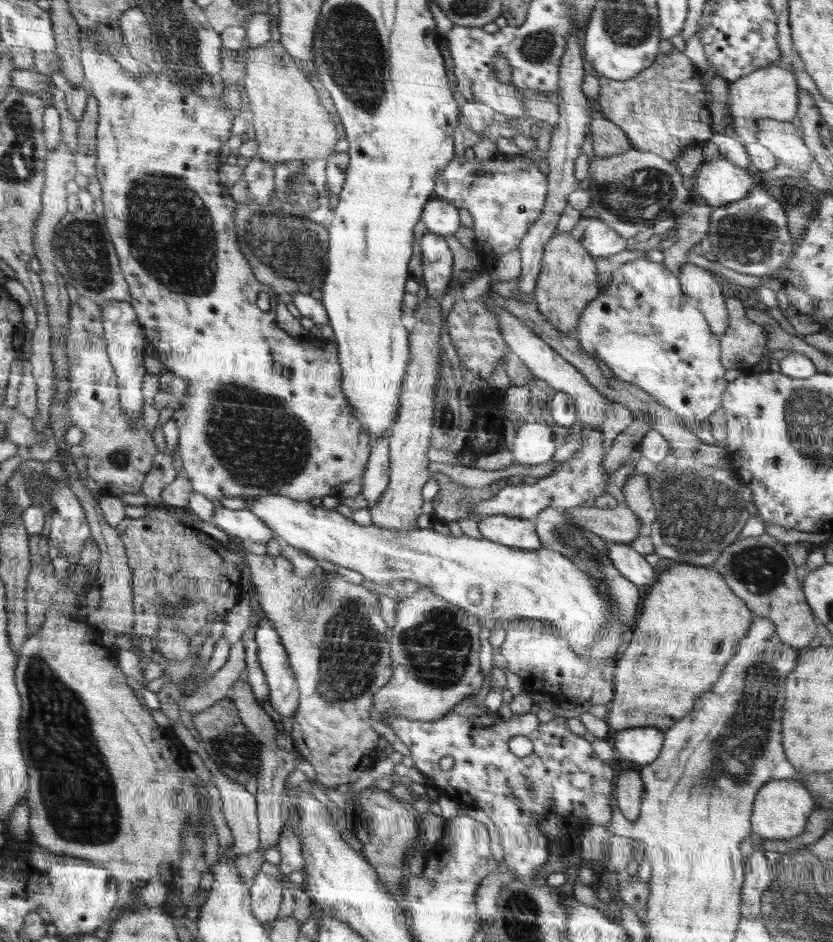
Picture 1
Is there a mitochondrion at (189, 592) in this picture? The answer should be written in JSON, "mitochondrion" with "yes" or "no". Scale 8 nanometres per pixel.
{"mitochondrion":"yes"}

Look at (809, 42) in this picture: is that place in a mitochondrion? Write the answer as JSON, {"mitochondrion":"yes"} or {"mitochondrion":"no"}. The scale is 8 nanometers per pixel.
{"mitochondrion":"no"}

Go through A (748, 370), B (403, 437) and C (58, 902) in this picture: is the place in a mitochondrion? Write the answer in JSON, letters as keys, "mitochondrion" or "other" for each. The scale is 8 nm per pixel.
{"A":"other","B":"other","C":"other"}

